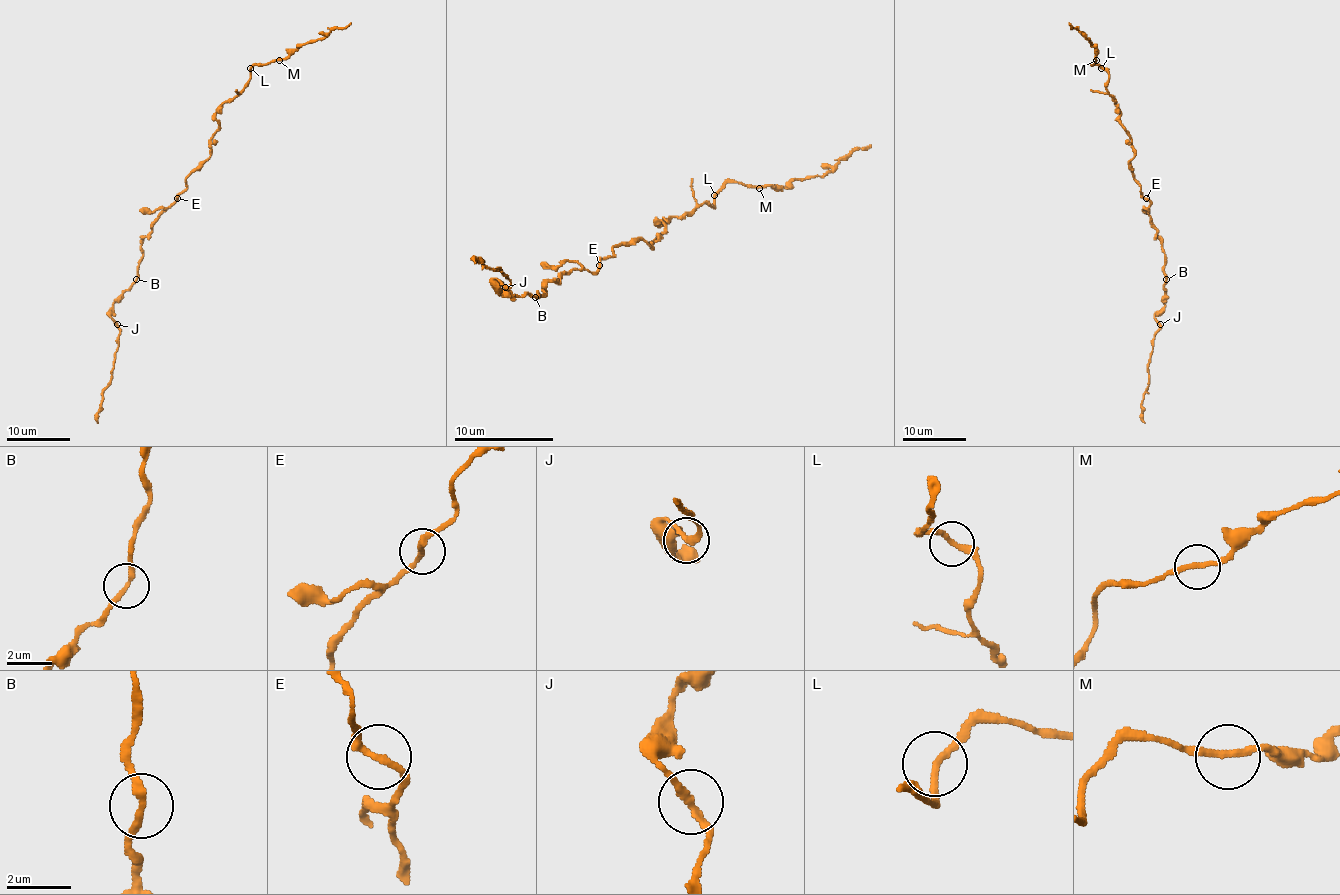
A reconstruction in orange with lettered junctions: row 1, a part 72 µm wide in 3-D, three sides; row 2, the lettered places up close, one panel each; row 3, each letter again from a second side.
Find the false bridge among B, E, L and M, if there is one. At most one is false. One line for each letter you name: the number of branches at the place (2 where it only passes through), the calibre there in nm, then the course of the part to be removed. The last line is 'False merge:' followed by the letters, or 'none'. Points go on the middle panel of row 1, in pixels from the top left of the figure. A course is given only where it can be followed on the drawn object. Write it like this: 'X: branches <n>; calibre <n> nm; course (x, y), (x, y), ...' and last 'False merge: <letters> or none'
B: branches 2; calibre 240 nm; course (535, 297), (500, 295), (497, 280), (505, 287), (510, 280), (500, 267), (495, 270), (480, 260), (475, 262)
False merge: B

